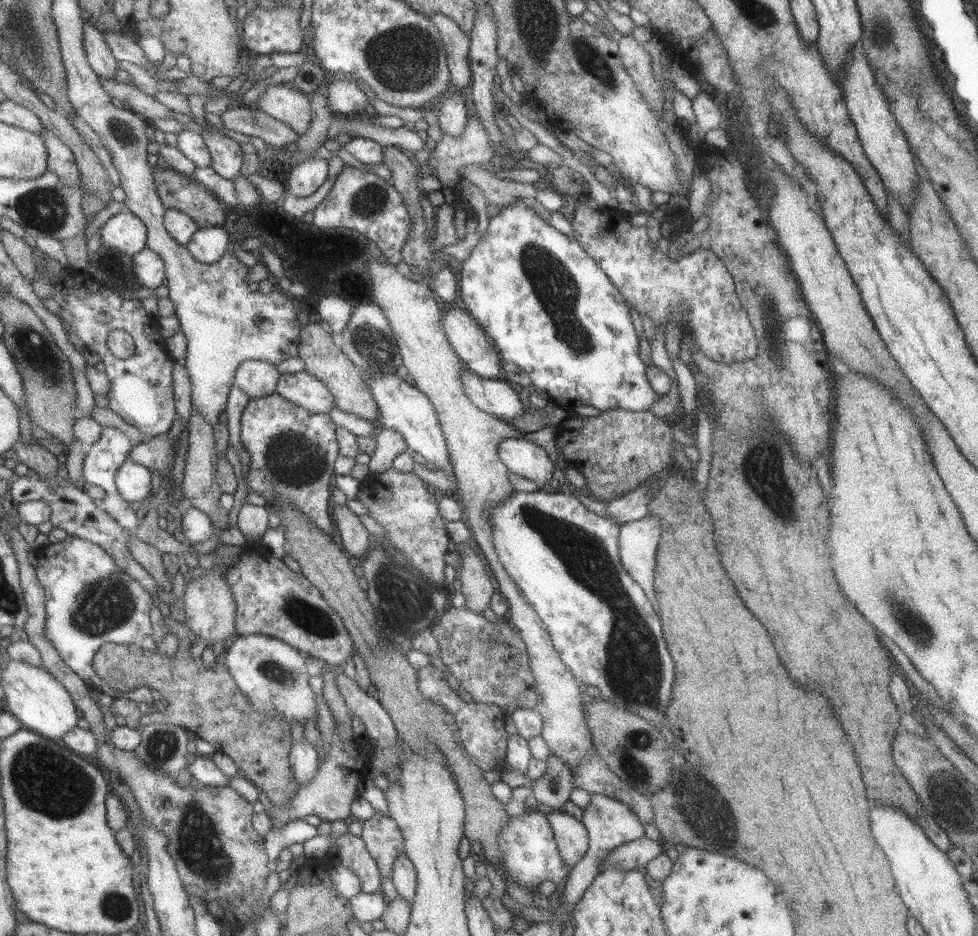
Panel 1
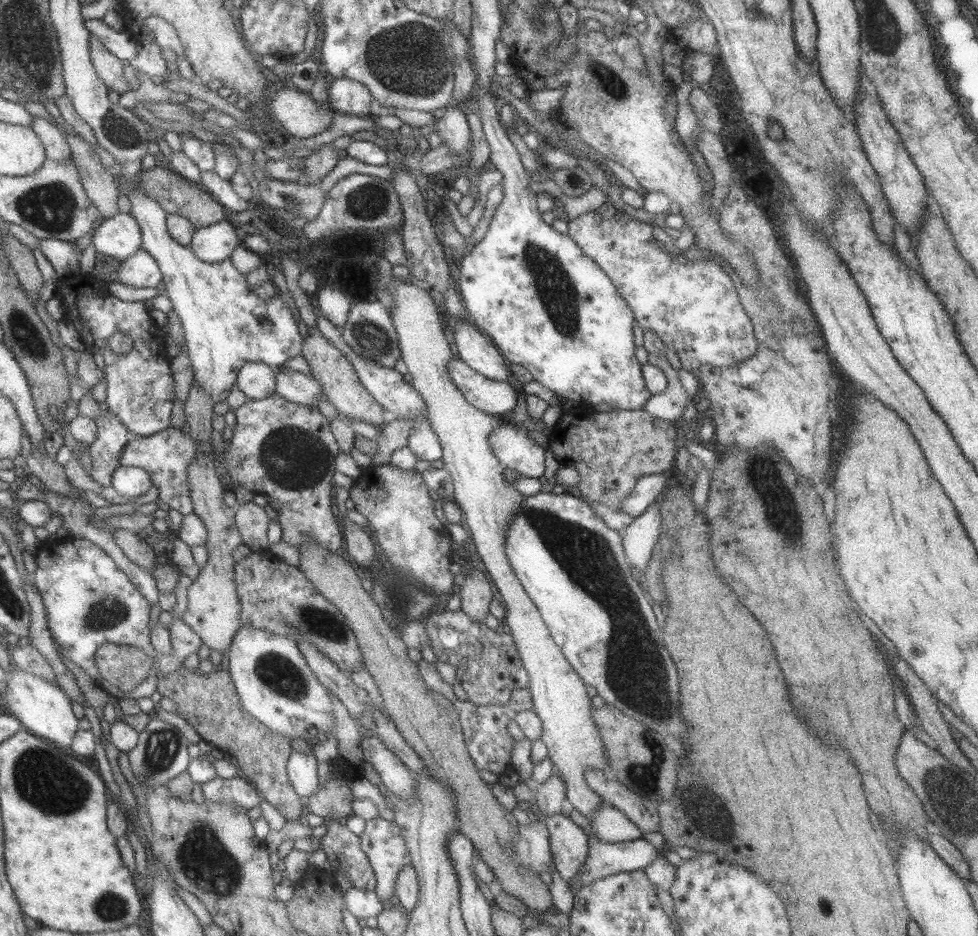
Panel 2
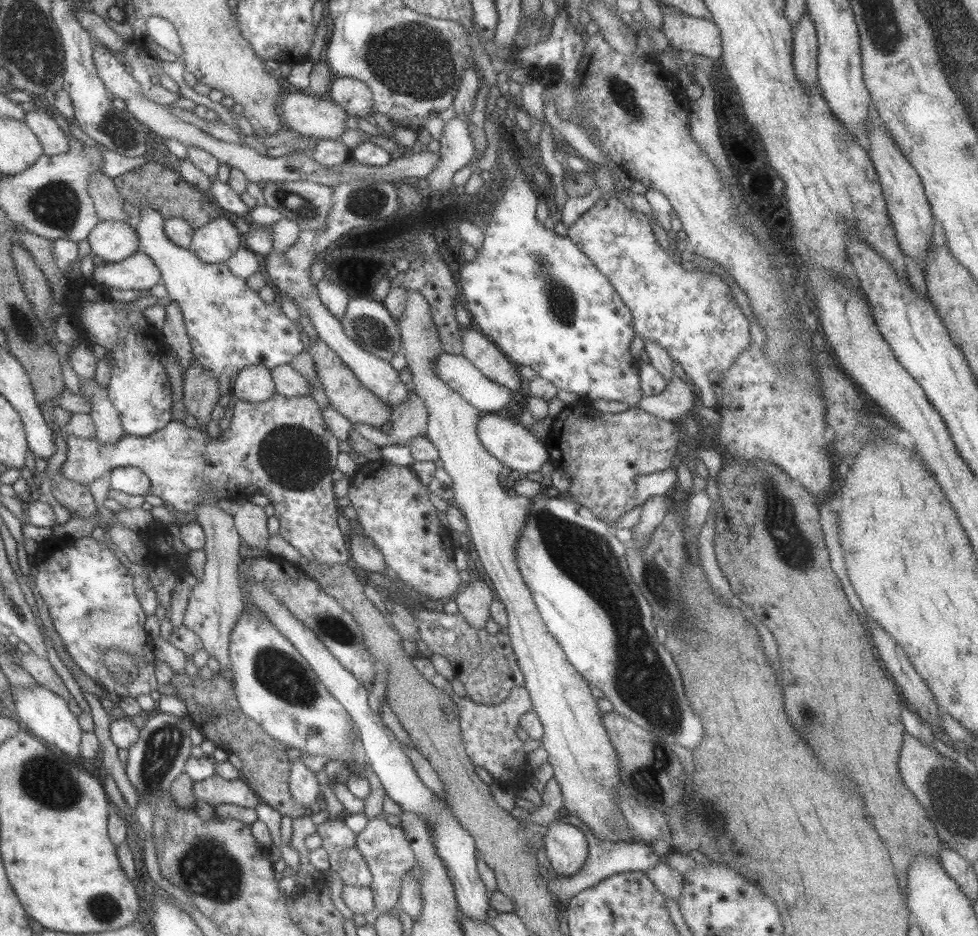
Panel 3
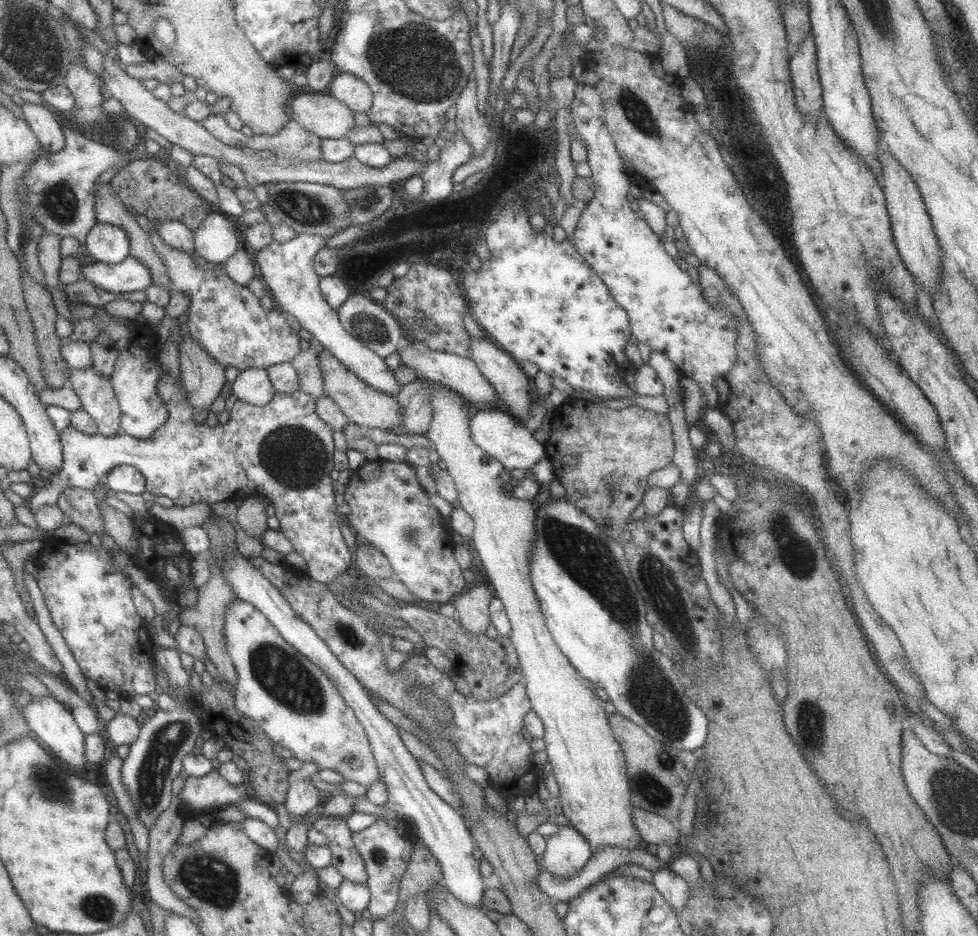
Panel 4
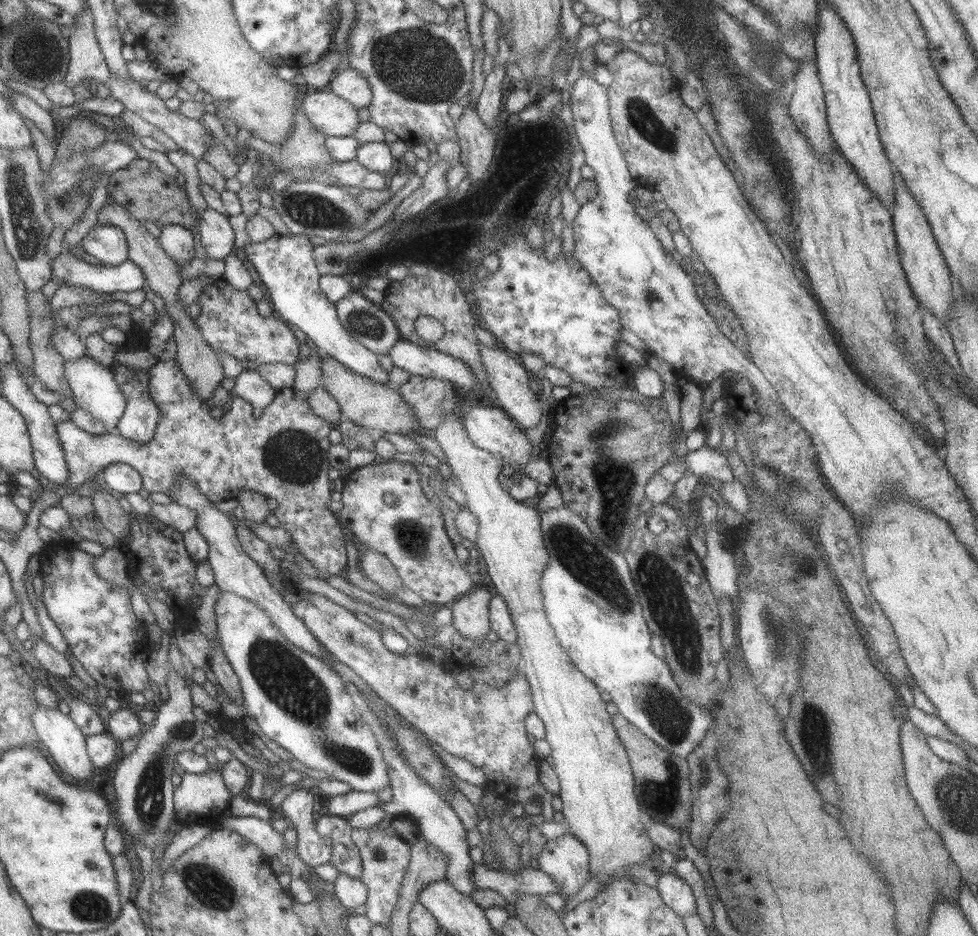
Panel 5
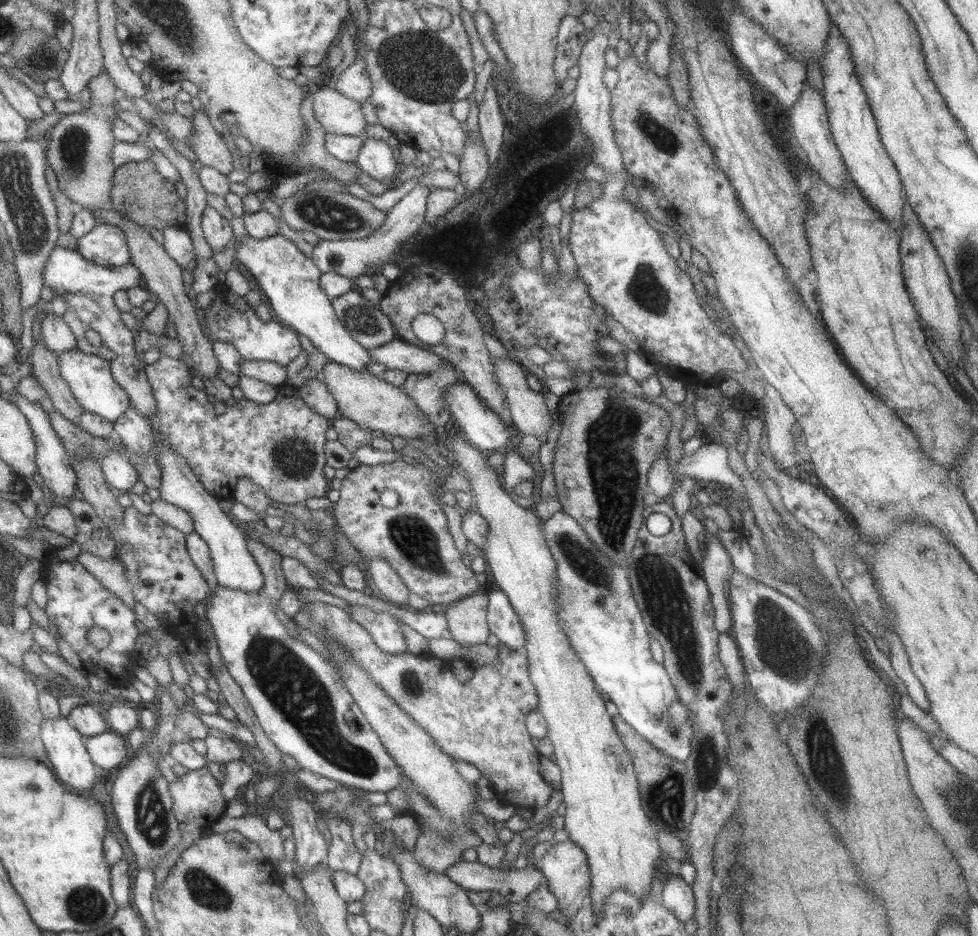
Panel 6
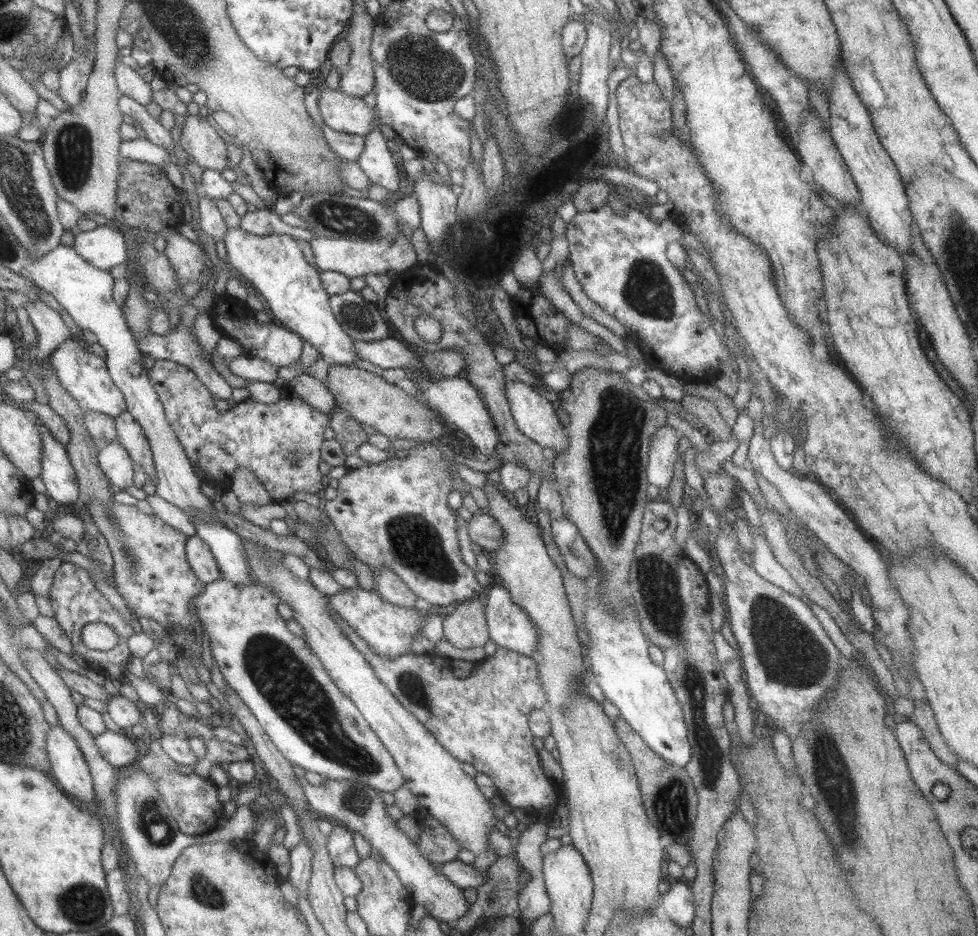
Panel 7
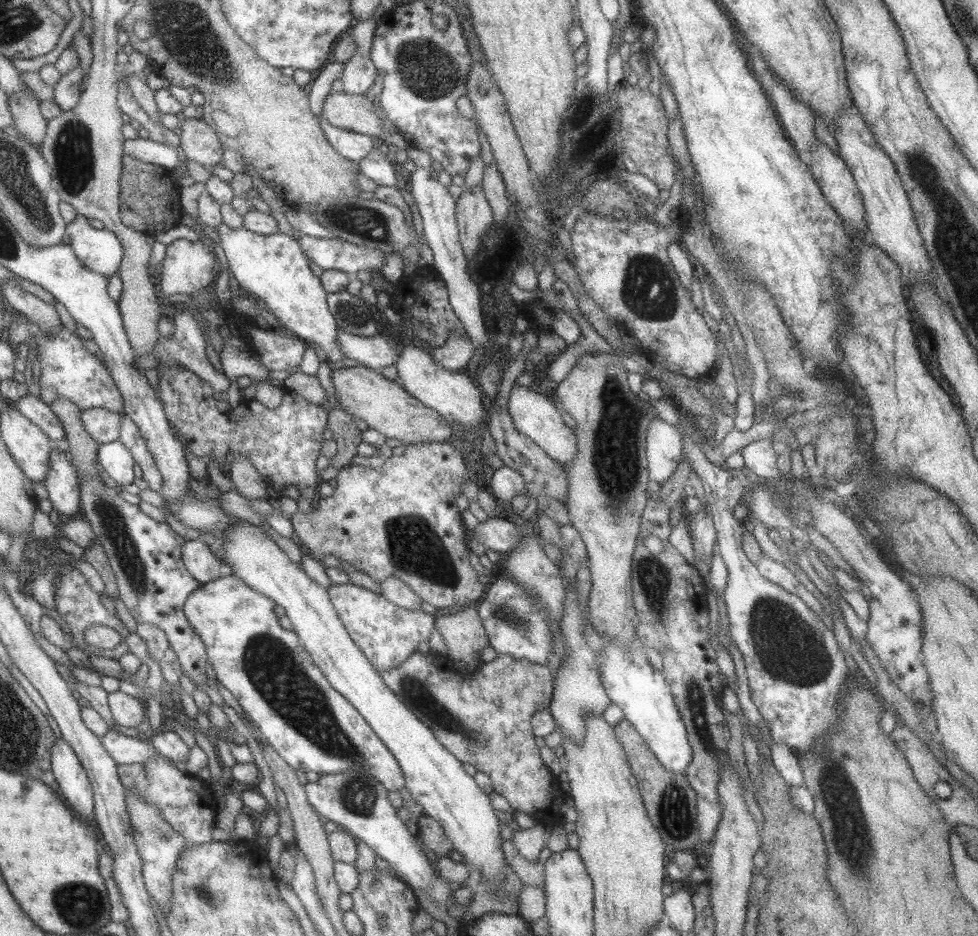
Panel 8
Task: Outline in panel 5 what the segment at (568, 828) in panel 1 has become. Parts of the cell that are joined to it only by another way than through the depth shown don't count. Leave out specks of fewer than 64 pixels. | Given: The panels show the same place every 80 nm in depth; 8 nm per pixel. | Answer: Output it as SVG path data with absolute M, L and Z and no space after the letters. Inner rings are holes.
M567 833L546 841L538 854L538 868L554 880L562 900L577 894L591 877L586 848Z

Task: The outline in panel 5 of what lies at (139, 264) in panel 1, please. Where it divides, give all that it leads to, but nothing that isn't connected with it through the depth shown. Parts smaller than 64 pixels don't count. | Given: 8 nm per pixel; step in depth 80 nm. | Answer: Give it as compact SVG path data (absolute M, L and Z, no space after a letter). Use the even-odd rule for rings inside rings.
M62 249L52 261L50 262L50 278L59 280L60 284L65 286L84 286L97 293L114 293L114 292L129 292L131 290L137 290L145 287L145 280L140 268L135 266L130 260L125 260L117 266L101 265L98 262L91 261L85 257L77 258L77 256L69 253L68 250Z

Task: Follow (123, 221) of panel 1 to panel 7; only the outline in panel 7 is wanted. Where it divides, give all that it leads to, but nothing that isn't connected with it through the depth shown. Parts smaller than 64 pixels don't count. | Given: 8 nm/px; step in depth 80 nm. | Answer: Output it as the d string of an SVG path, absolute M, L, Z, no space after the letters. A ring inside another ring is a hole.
M106 225L81 231L77 226L71 229L75 252L91 266L109 272L113 266L127 260L125 235Z

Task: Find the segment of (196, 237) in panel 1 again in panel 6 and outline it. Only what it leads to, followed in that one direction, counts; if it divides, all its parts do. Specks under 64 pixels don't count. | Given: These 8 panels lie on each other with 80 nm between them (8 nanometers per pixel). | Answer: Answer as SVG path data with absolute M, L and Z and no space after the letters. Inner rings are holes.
M205 205L200 216L200 227L207 244L213 253L219 252L223 246L230 246L234 237L231 233L231 224L209 205Z

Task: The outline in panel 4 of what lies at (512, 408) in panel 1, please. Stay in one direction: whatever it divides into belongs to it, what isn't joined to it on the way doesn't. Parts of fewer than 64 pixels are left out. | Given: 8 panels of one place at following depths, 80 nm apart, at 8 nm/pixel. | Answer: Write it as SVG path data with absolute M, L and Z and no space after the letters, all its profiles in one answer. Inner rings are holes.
M409 342L398 352L398 355L399 364L411 368L416 376L440 383L443 387L459 393L474 408L494 408L497 398L493 387L485 380L478 366L470 358L440 350L414 347Z

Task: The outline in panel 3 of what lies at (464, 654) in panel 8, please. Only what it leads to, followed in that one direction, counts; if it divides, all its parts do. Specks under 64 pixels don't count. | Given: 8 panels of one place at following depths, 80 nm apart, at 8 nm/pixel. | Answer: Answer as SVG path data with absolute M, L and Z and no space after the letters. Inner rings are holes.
M481 579L462 584L453 597L458 613L471 628L477 630L485 628L485 622L490 617L488 606L492 600L493 590Z

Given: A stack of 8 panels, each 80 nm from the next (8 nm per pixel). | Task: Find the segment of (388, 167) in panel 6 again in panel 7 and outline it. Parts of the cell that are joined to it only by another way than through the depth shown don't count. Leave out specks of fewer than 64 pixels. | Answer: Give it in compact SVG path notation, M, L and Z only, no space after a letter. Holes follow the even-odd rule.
M374 126L364 137L364 149L356 162L372 184L396 192L402 189L403 185L399 182L399 170L385 141L386 138L382 135L380 127Z

